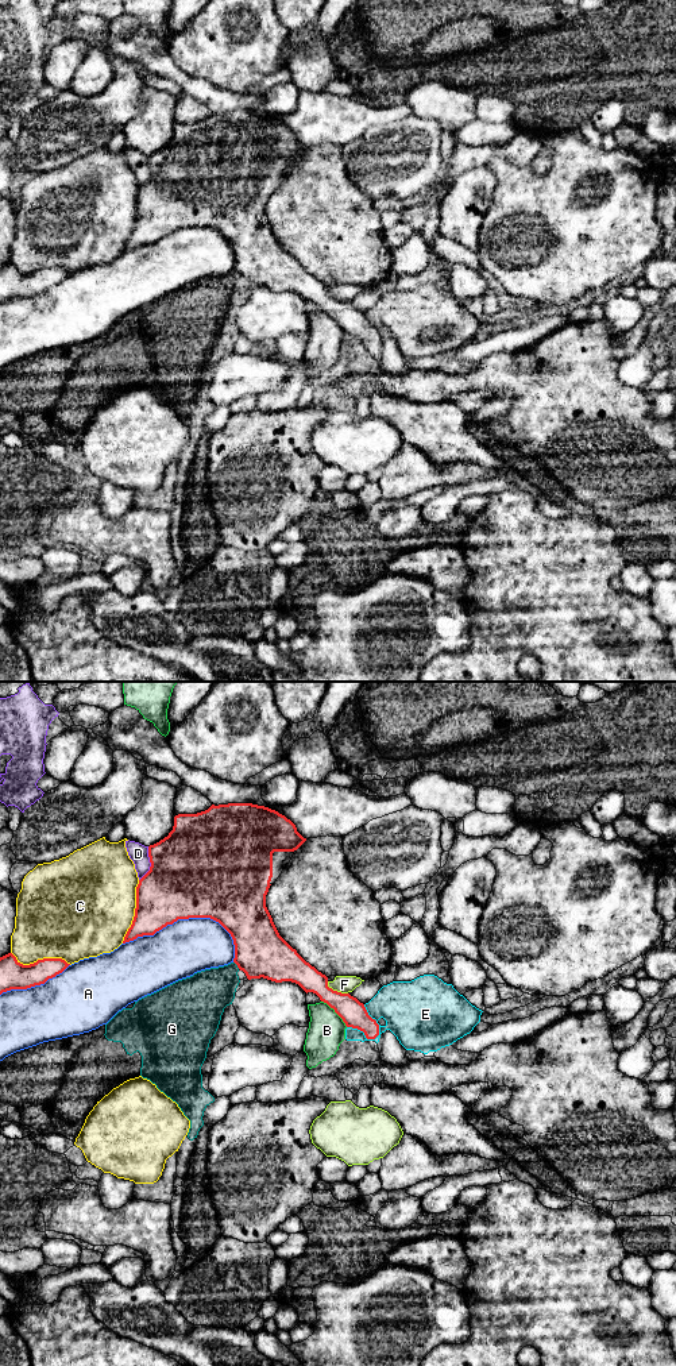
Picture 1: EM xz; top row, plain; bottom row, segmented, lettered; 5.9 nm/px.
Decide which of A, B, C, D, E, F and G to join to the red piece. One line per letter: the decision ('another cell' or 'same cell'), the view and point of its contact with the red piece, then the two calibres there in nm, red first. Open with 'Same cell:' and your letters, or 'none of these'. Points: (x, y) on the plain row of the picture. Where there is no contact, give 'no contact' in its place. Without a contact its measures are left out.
Same cell: none of these
A: another cell; meets red in xz at (188, 227); 500 nm thick on the red side, 320 nm on the other
B: another cell; meets red in xz at (335, 320); 160 nm thick on the red side, 220 nm on the other
C: another cell; meets red in xz at (135, 220); 360 nm thick on the red side, 480 nm on the other
D: another cell; meets red in xz at (151, 173); 500 nm thick on the red side, 110 nm on the other
E: another cell; meets red in xz at (375, 331); 160 nm thick on the red side, 380 nm on the other
F: another cell; meets red in xz at (336, 300); 160 nm thick on the red side, 110 nm on the other
G: another cell; meets red in xz at (236, 273); 300 nm thick on the red side, 280 nm on the other

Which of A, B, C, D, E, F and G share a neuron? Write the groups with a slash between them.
A / B / C / D / E / F / G

